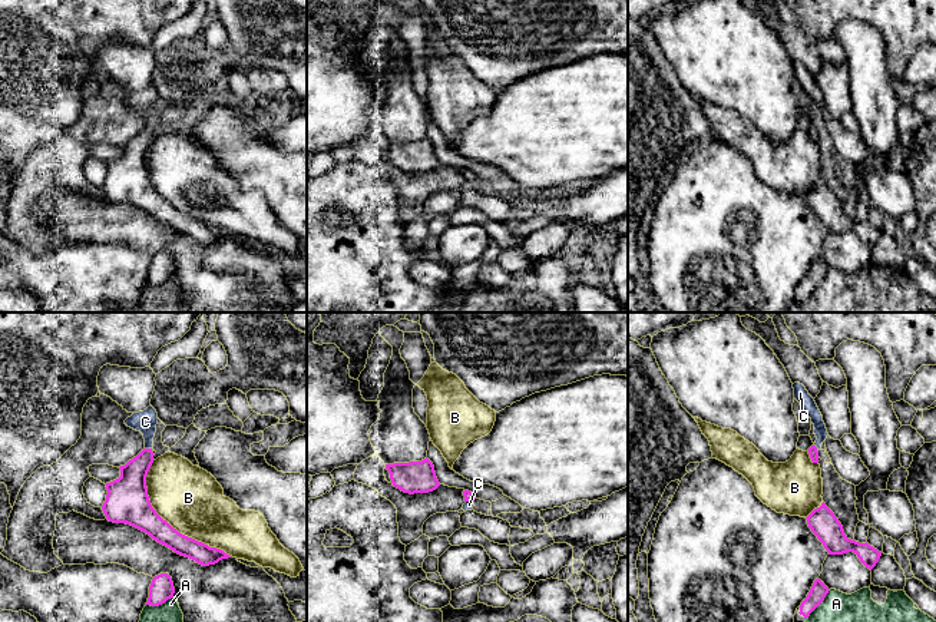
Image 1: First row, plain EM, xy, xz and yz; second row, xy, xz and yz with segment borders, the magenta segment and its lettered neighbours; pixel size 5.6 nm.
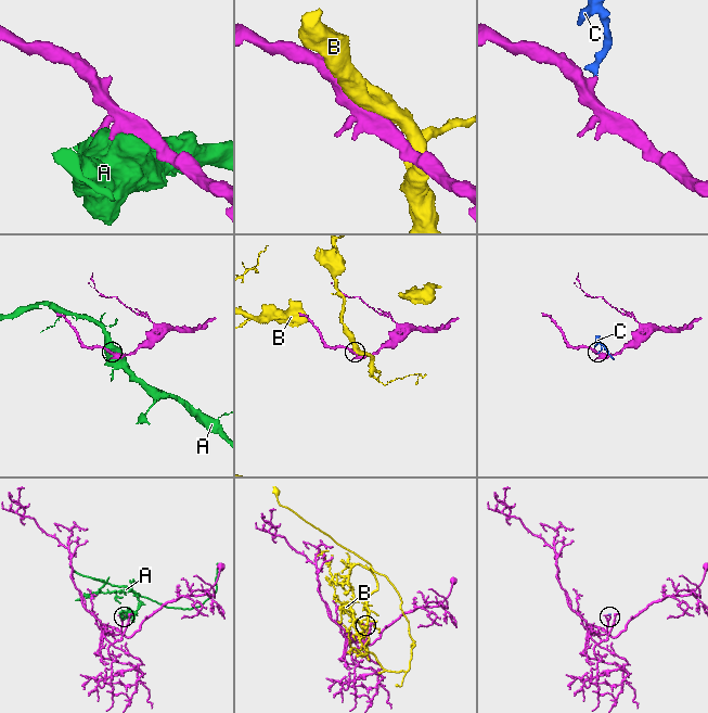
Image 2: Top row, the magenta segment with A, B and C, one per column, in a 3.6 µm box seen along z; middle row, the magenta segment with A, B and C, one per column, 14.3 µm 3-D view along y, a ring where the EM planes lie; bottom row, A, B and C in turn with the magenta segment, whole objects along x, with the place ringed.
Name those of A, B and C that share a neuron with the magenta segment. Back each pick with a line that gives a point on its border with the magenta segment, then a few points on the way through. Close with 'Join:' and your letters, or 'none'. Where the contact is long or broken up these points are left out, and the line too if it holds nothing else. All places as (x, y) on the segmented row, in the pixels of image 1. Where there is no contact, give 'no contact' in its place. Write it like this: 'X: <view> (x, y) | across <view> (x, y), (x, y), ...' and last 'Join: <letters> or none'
Join: none

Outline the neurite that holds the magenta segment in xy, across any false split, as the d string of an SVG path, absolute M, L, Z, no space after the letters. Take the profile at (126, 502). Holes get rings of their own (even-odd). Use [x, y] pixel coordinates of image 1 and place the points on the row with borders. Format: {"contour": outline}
{"contour": "M143 449L136 457L120 466L120 477L106 483L106 500L102 510L109 522L130 525L175 553L202 566L231 558L224 550L188 537L173 529L152 507L146 476L153 463L152 449Z"}

